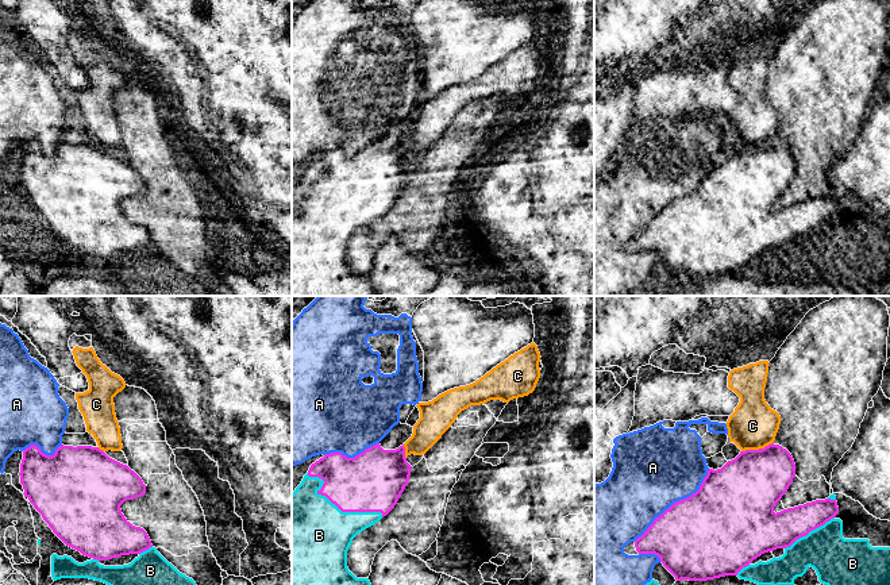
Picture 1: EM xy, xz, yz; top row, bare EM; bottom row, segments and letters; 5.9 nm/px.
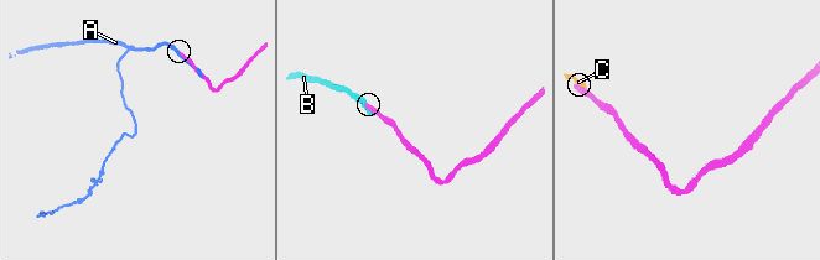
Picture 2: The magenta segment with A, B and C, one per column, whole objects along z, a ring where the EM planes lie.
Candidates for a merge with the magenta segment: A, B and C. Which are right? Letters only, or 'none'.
B

